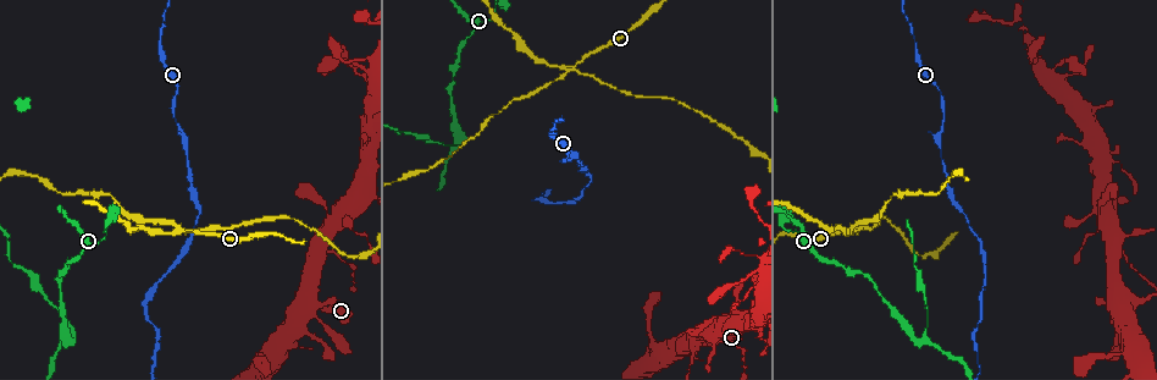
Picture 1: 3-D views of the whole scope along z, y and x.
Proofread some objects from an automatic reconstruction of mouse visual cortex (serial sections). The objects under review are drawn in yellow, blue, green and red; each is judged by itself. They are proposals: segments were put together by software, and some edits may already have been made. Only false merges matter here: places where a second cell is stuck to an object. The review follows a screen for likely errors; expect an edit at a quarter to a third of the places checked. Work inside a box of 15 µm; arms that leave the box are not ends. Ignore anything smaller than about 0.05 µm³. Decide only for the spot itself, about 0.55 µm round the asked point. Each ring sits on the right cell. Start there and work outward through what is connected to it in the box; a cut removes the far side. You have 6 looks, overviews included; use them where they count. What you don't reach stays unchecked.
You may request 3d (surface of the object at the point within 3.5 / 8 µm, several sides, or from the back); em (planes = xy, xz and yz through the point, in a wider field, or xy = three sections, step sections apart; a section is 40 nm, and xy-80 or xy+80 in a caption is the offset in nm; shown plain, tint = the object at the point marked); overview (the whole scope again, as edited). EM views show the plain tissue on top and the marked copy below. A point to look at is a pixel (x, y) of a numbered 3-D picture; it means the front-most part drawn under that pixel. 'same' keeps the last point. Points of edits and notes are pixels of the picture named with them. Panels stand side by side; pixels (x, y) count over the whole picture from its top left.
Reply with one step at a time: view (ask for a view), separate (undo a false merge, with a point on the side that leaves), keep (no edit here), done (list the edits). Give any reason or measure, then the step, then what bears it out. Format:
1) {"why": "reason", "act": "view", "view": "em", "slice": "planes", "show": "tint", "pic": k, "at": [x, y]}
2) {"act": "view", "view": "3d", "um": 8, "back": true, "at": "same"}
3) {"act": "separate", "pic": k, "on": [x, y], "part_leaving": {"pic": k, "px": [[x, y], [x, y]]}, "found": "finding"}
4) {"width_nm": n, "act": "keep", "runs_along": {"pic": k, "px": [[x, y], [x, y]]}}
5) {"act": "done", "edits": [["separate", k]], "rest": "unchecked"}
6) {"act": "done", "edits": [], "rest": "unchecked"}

{"why": "narrows sharply", "act": "view", "view": "em", "slice": "xy", "step": 2, "show": "tint", "pic": 1, "at": [1114, 308]}

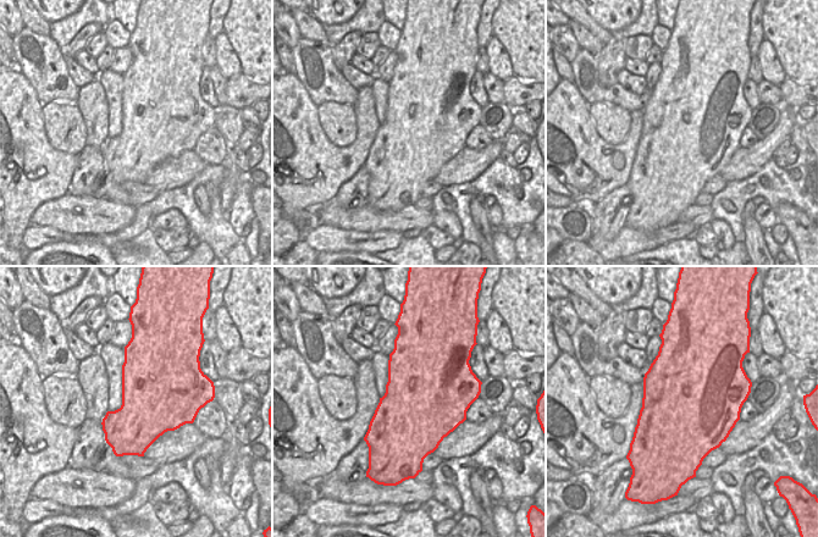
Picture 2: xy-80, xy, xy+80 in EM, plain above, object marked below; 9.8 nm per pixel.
{"why": "see where the arms go", "act": "view", "view": "3d", "um": 3.5, "back": true, "at": "same"}

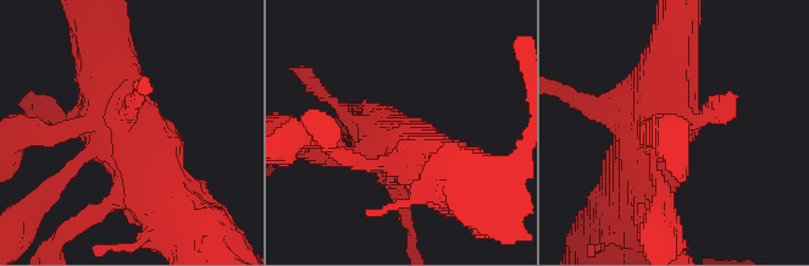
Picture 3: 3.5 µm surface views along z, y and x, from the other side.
{"act": "keep", "runs_along": {"pic": 3, "px": [[34, 133], [110, 106], [98, 32]]}, "found": "one cell here"}

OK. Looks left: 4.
{"why": "four or more arms meet", "act": "view", "view": "3d", "um": 3.5, "pic": 1, "at": [186, 229]}

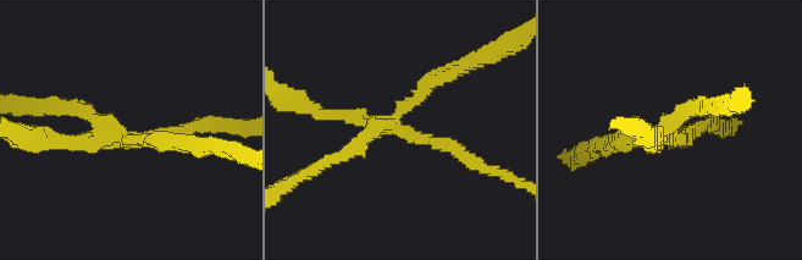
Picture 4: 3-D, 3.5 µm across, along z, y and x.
{"why": "now the EM", "act": "view", "view": "em", "slice": "planes", "show": "tint", "pic": 4, "at": [397, 117]}

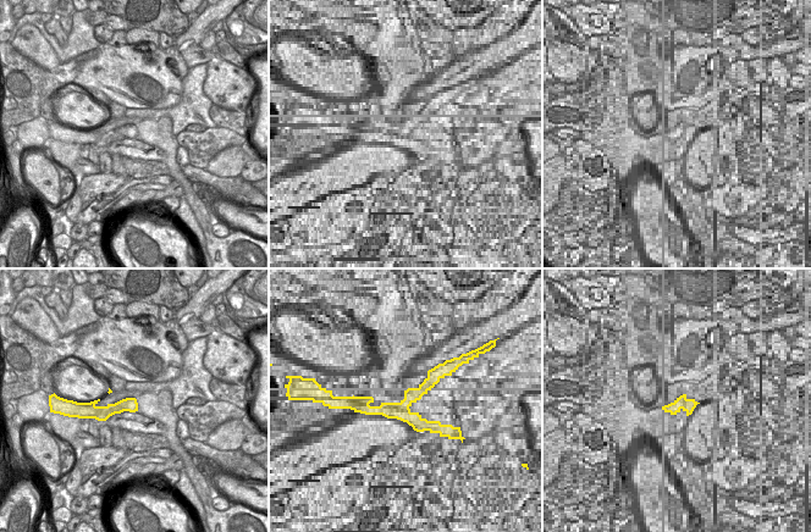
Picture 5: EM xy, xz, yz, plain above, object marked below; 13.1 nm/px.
{"width_nm": 190, "act": "separate", "pic": 4, "on": [692, 134], "border": {"pic": 5, "px": [[115, 403], [123, 410]]}, "found": "a second cell is stuck on"}

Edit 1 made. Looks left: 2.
{"act": "done", "edits": [["separate", 4]], "rest": "unchecked"}

